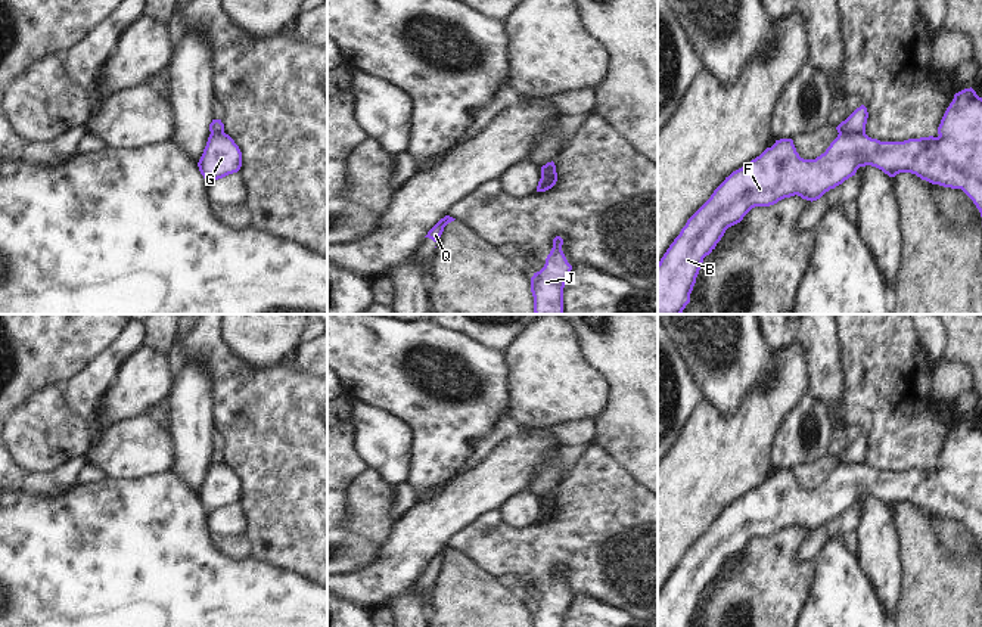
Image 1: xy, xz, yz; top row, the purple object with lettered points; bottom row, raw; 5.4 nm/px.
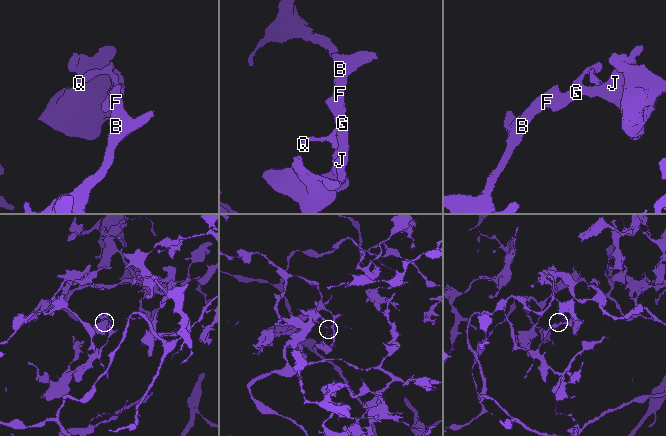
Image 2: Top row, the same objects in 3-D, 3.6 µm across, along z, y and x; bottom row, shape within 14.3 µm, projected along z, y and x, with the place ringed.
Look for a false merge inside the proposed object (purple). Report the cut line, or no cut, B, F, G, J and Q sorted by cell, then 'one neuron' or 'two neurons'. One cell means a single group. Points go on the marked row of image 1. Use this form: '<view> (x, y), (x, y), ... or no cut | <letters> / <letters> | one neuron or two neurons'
yz (839, 132), (864, 133) | B F G J / Q | two neurons

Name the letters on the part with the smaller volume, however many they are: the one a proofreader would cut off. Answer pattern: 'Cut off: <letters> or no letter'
Cut off: Q

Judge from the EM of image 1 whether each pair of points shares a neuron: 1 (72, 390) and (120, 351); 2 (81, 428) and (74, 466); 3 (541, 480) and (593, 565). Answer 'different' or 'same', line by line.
1: same
2: different
3: different

